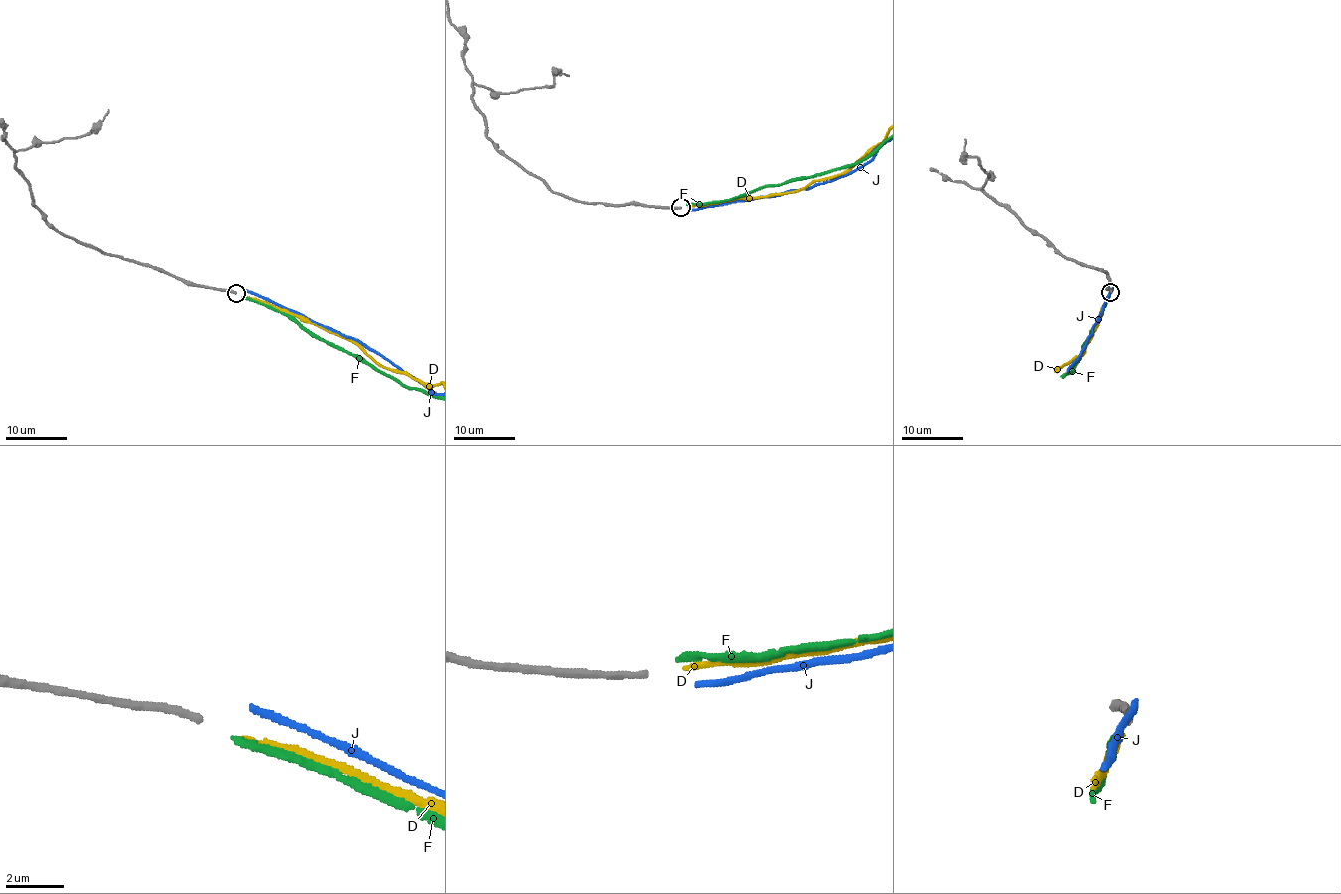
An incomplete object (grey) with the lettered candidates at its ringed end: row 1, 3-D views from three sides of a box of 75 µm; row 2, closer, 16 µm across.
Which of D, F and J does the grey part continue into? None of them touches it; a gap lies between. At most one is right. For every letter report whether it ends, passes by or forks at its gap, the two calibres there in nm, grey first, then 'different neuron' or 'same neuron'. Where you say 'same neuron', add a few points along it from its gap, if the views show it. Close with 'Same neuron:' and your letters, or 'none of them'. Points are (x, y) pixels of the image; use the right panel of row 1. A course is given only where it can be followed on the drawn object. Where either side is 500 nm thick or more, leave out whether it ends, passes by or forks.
D: it ends; calibres 220 and 160 nm; same neuron
F: it ends; calibres 220 and 200 nm; different neuron
J: it ends; calibres 220 and 240 nm; different neuron
Same neuron: D

